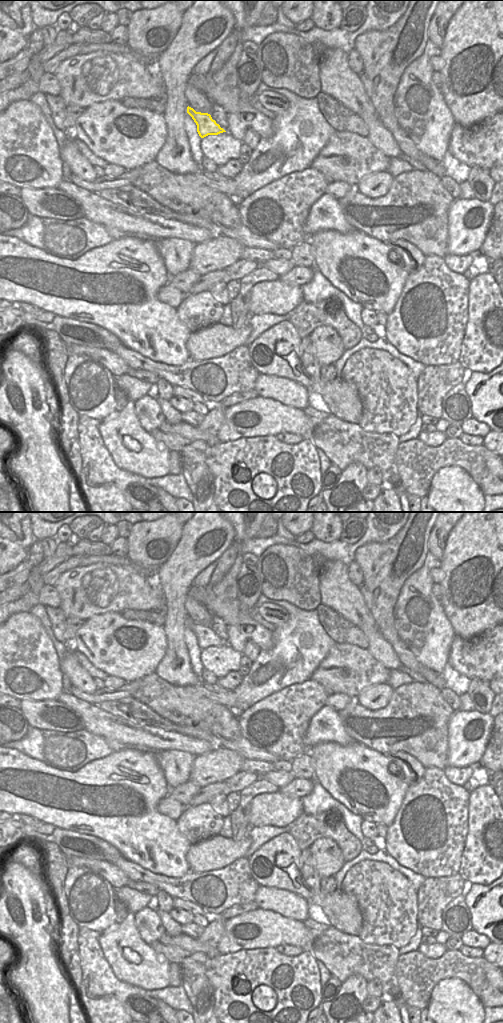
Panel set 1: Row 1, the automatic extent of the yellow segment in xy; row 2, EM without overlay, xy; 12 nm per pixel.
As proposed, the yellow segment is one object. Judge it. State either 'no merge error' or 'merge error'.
no merge error

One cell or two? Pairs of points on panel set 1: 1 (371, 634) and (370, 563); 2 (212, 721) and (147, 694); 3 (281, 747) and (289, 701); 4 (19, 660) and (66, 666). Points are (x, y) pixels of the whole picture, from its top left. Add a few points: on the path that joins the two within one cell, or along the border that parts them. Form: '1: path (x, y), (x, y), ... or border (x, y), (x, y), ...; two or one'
1: border (360, 593), (382, 635); two
2: path (196, 710), (177, 705), (163, 698); one
3: path (282, 736), (285, 732), (287, 712); one
4: border (59, 660), (59, 666), (64, 678); two

